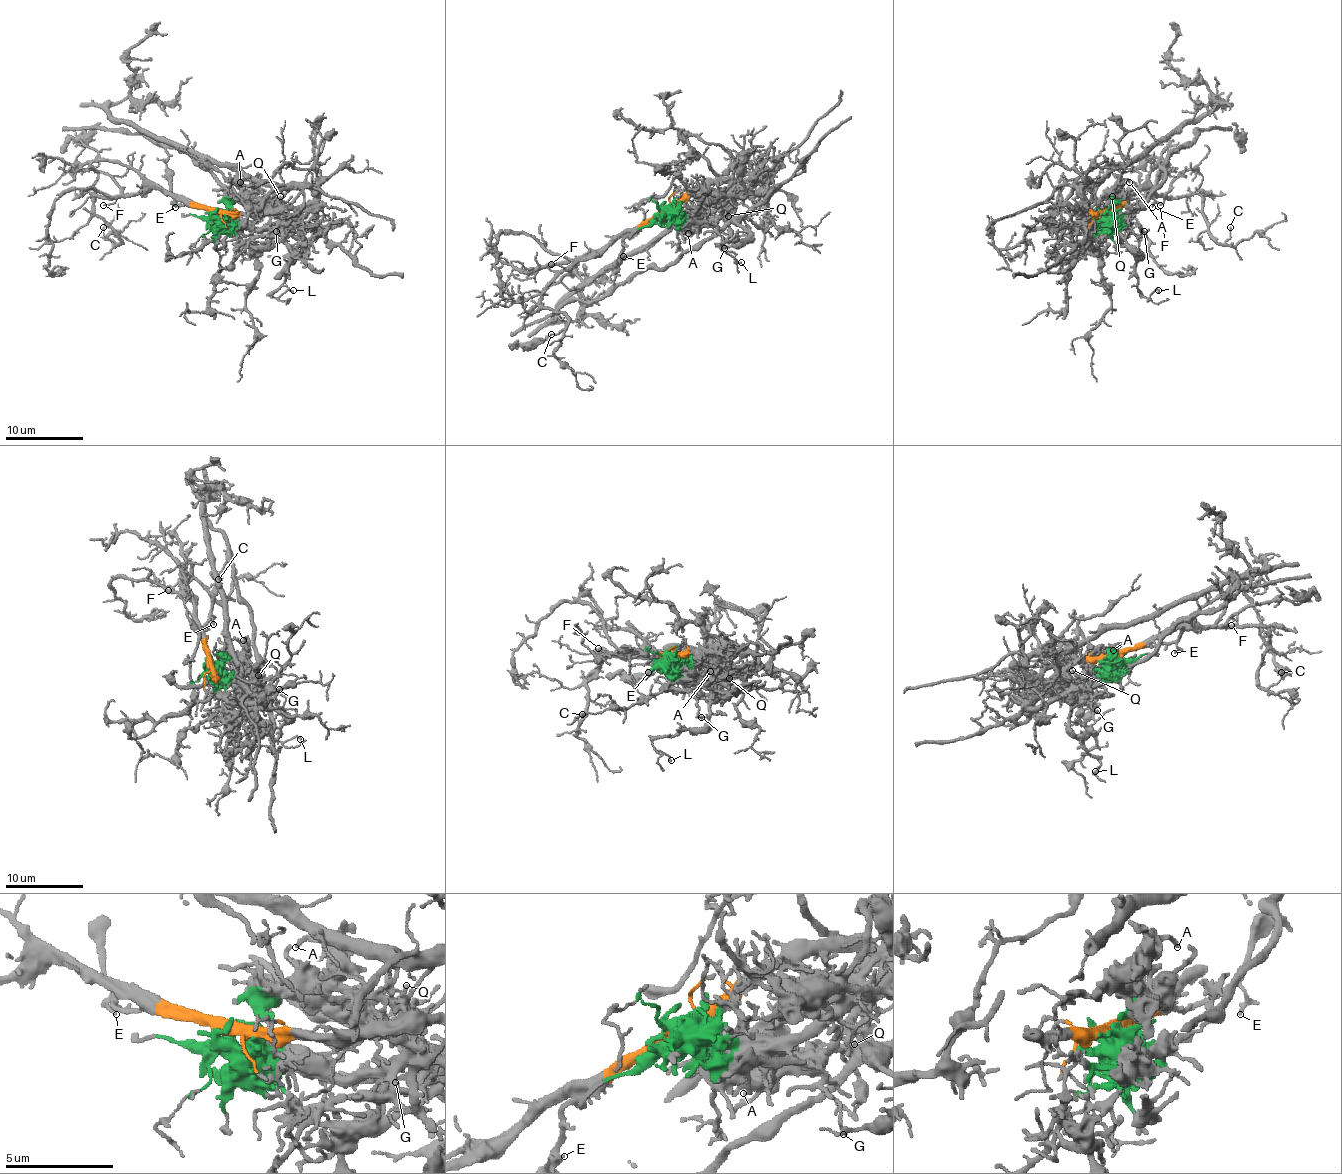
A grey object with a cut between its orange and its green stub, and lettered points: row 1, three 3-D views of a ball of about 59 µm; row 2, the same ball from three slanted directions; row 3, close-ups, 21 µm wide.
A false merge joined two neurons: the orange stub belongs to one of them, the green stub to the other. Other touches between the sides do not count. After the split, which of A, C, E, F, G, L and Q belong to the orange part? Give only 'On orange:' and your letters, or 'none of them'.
On orange: C, E, F

